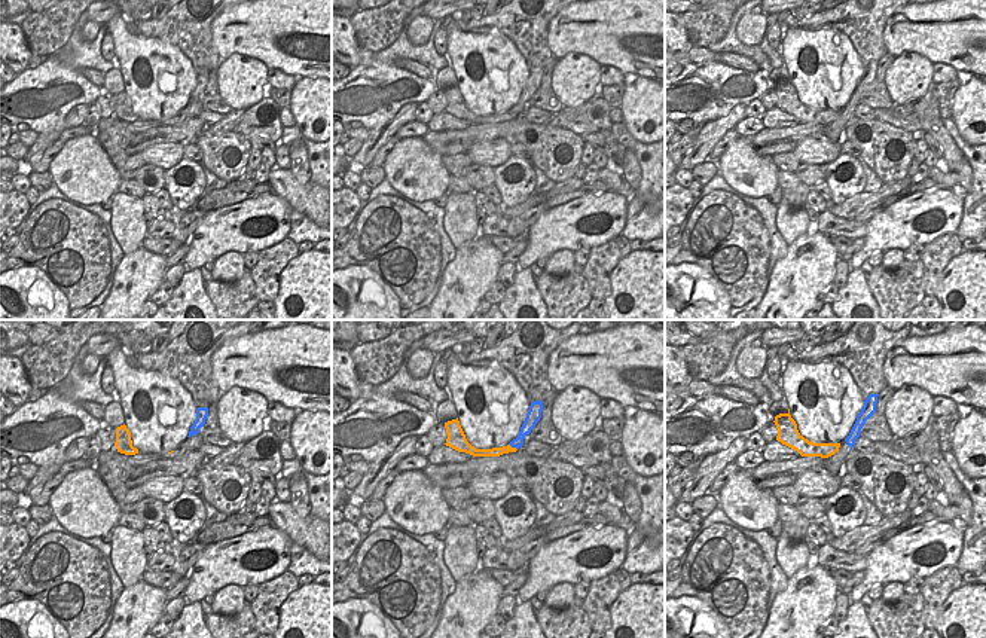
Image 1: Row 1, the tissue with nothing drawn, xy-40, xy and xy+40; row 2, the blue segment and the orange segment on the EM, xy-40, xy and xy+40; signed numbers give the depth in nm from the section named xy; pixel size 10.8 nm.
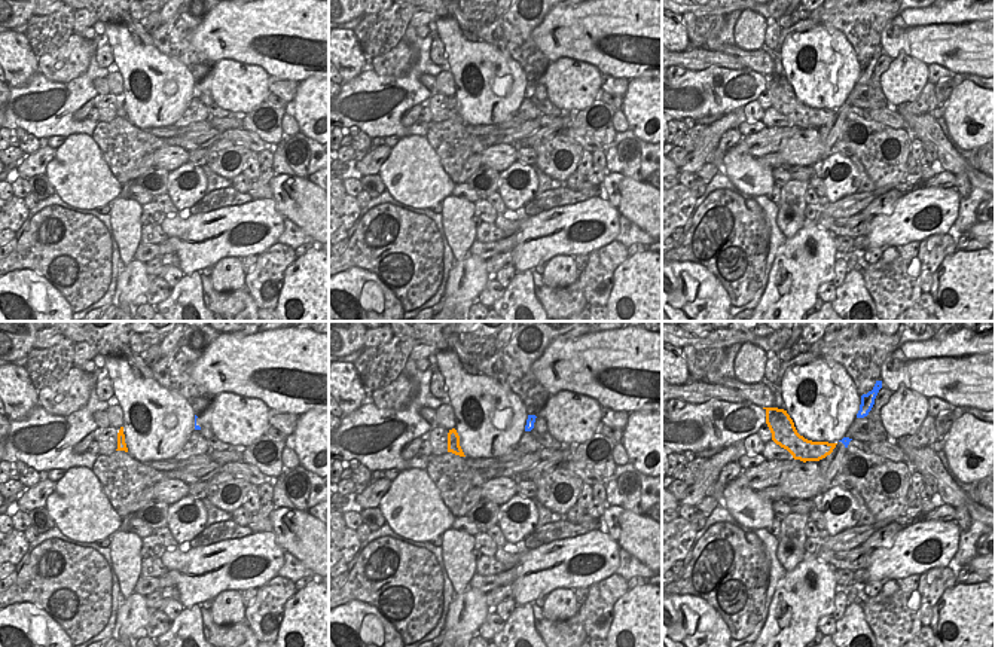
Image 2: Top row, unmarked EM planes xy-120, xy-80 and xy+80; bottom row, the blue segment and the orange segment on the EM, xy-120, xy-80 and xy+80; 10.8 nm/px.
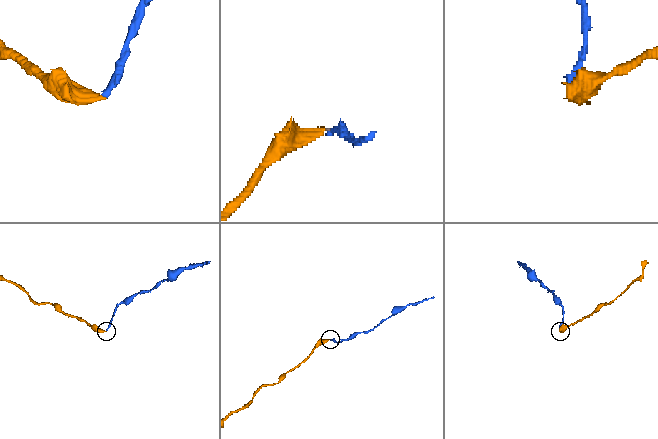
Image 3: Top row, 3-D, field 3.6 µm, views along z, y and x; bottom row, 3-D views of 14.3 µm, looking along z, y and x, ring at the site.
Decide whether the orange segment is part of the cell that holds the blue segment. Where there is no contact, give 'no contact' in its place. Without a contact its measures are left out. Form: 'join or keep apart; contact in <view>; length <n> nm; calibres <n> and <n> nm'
keep apart; contact in xy; length 120 nm; calibres 120 and 100 nm

